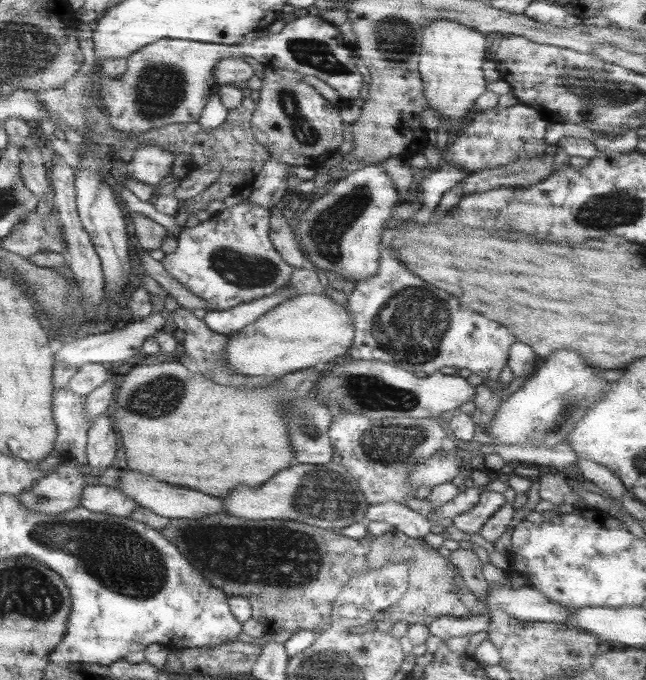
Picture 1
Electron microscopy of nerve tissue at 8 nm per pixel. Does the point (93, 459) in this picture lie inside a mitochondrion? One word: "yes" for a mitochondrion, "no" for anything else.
no

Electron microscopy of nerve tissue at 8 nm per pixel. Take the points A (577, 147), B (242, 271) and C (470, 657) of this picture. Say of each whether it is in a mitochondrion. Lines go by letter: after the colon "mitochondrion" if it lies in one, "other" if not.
A: other
B: mitochondrion
C: other

